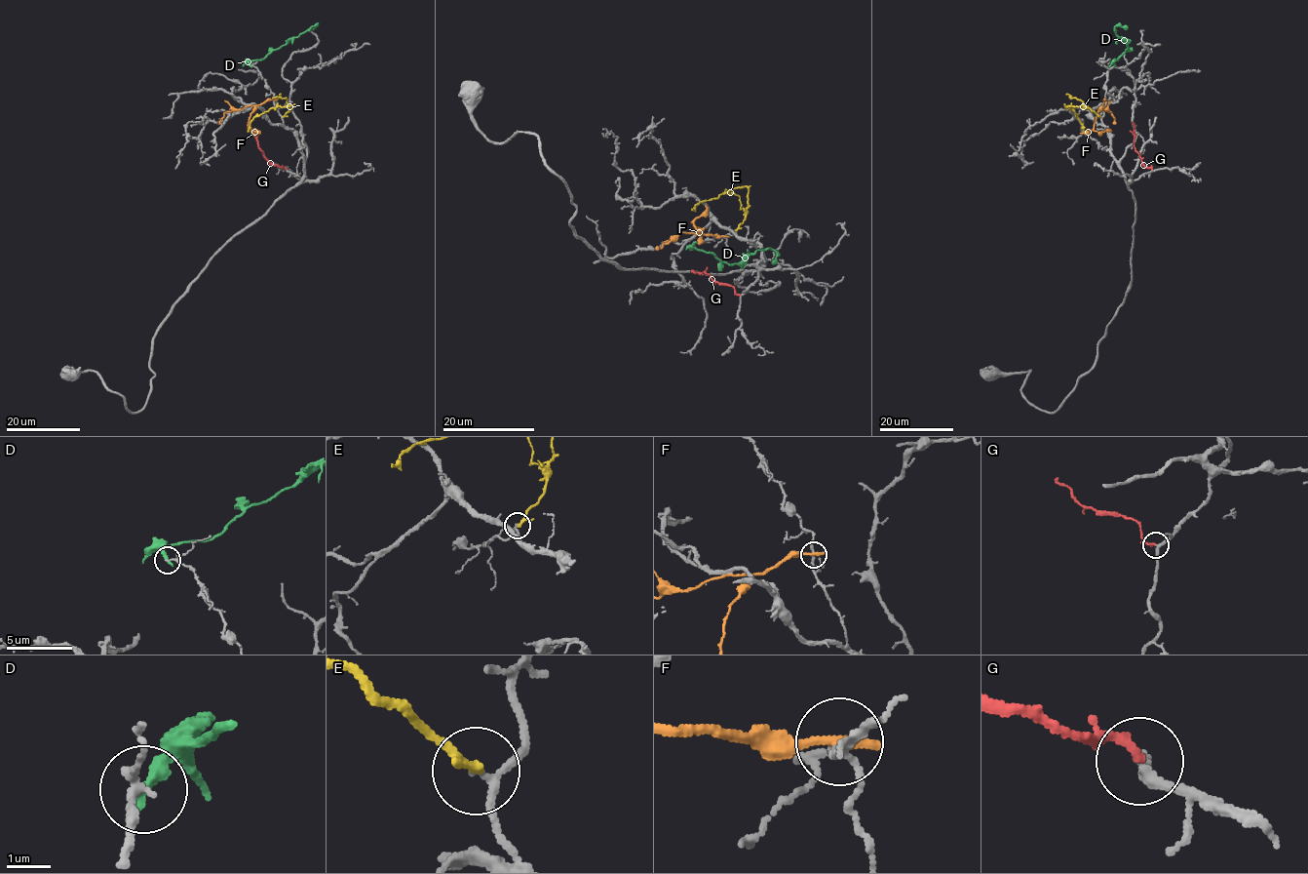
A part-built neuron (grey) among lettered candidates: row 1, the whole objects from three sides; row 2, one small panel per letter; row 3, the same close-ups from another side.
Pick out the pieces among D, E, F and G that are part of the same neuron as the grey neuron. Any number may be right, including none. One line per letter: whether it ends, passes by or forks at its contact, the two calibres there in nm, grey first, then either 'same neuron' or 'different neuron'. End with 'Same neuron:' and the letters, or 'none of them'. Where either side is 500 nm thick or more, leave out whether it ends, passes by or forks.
D: it ends there; 150 nm thick on the grey side, 340 nm on the other; different neuron
E: it passes by; 150 nm thick on the grey side, 160 nm on the other; different neuron
F: it ends there; 180 nm thick on the grey side, 320 nm on the other; different neuron
G: it ends there; 220 nm thick on the grey side, 200 nm on the other; same neuron
Same neuron: G

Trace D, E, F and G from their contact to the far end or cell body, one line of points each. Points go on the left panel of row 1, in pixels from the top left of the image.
D: (250, 65), (250, 61), (263, 59), (313, 27)
E: (283, 117), (292, 105), (270, 107), (256, 115), (248, 132)
F: (274, 99), (226, 111), (220, 123)
G: (287, 169), (273, 165), (265, 157), (248, 123)

